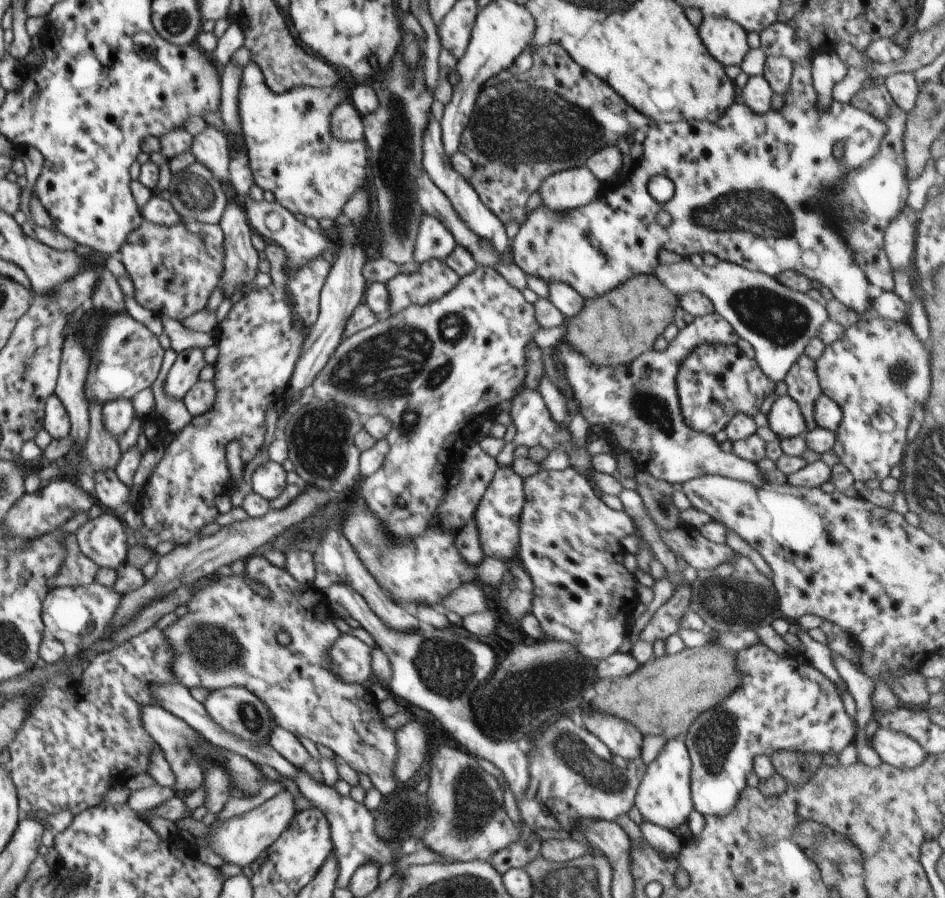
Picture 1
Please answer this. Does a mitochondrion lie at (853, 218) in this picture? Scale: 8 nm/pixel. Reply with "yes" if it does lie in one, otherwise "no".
yes

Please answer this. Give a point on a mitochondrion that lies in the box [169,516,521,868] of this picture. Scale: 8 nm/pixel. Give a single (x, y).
(448, 670)

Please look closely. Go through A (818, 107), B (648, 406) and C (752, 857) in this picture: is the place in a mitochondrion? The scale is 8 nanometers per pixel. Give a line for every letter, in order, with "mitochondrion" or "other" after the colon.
A: other
B: mitochondrion
C: other

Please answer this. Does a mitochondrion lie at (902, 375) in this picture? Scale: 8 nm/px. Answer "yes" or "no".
yes

